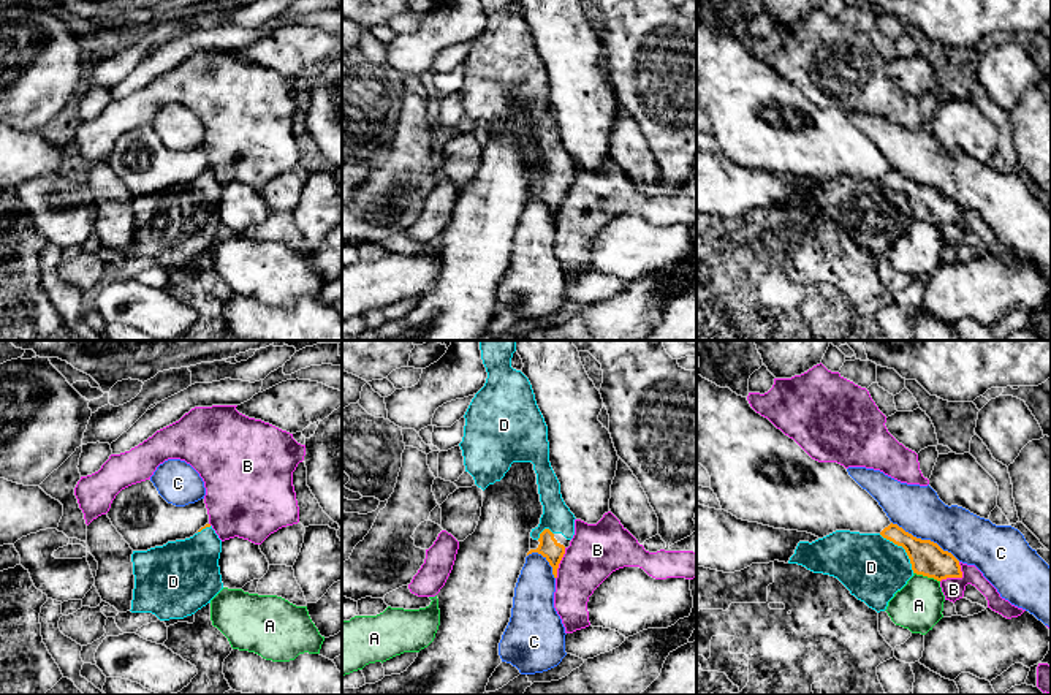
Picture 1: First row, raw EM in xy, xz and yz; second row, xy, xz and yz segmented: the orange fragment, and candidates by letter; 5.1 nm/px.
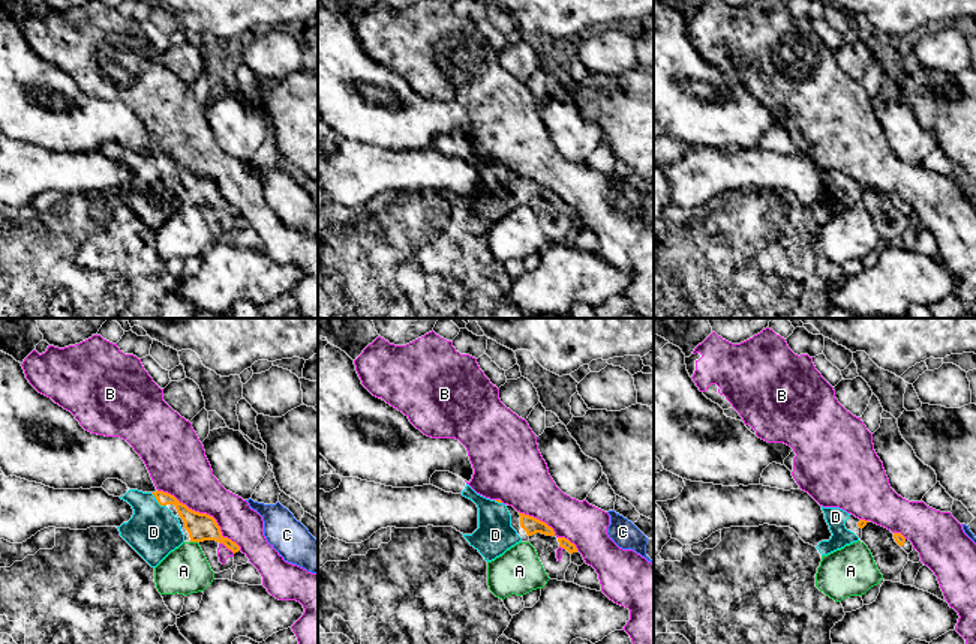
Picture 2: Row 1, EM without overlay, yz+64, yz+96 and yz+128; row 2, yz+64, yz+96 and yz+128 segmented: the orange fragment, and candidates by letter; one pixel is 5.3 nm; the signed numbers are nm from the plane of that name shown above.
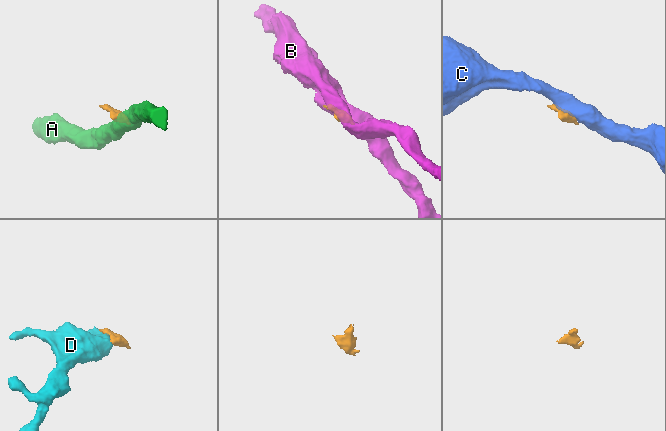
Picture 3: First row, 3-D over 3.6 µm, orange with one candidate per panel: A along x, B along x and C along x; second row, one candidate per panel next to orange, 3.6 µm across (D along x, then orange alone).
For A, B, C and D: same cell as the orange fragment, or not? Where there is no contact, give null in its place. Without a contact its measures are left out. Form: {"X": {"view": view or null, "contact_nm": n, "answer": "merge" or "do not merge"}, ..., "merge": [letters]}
{"A": {"view": "yz", "contact_nm": 140, "answer": "do not merge"}, "B": {"view": "yz", "contact_nm": 140, "answer": "do not merge"}, "C": {"view": "yz", "contact_nm": 400, "answer": "do not merge"}, "D": {"view": "yz", "contact_nm": 260, "answer": "merge"}, "merge": ["D"]}

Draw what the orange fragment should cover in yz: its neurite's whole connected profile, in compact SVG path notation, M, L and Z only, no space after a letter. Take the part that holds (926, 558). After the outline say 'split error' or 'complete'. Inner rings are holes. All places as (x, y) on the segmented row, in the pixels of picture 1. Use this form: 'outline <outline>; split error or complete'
outline M893 522L880 534L836 530L812 543L799 541L788 564L837 578L852 595L877 613L886 610L888 602L915 573L937 581L962 578L959 560L951 553L931 540L913 537Z; split error

